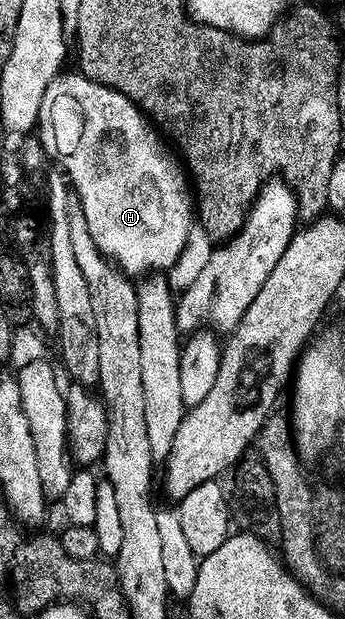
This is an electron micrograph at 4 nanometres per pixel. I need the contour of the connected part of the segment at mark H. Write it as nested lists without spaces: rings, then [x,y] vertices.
[[[64,72],[53,80],[53,84],[49,84],[49,92],[45,92],[45,100],[41,104],[37,137],[43,144],[44,155],[48,159],[55,158],[56,164],[60,166],[56,167],[65,175],[74,197],[77,199],[77,206],[79,204],[83,209],[81,217],[84,224],[87,225],[89,236],[93,236],[93,244],[97,244],[100,252],[107,255],[108,259],[132,280],[159,276],[173,269],[177,260],[181,260],[181,252],[185,252],[185,244],[189,240],[193,229],[193,219],[197,214],[197,206],[193,201],[193,186],[189,181],[184,163],[170,149],[163,150],[165,142],[159,131],[147,121],[146,116],[124,94],[118,94],[116,90],[110,90],[101,84],[91,82],[84,74]]]

